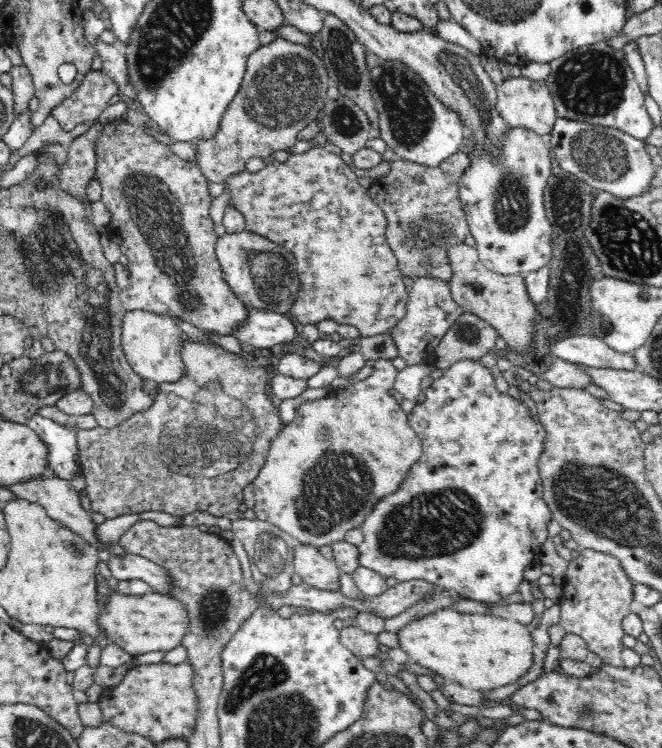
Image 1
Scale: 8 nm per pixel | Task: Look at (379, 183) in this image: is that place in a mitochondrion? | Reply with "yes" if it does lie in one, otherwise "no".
no

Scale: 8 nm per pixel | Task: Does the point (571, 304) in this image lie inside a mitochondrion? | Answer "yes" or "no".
yes

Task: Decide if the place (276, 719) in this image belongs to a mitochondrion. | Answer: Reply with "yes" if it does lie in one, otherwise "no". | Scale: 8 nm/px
yes

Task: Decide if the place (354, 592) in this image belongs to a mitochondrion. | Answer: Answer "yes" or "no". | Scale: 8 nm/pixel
no

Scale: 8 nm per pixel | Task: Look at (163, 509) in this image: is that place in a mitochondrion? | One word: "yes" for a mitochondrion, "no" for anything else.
no

